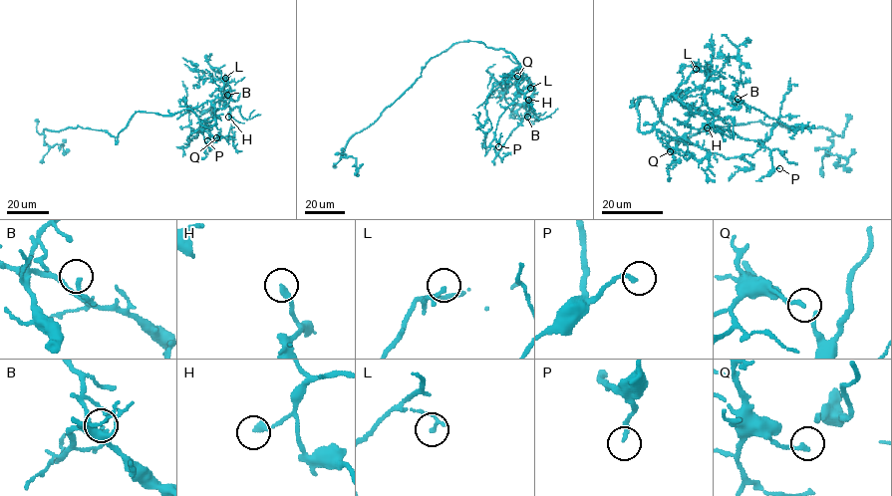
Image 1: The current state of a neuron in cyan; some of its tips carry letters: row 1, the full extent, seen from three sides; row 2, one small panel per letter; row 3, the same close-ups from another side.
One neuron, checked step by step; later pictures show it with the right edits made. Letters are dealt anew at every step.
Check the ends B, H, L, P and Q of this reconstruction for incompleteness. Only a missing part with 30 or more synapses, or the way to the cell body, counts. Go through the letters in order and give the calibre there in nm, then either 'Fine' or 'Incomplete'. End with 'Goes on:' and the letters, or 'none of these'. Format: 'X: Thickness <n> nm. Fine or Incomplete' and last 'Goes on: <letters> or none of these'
B: Thickness 150 nm. Fine
H: Thickness 280 nm. Fine
L: Thickness 160 nm. Fine
P: Thickness 160 nm. Fine
Q: Thickness 140 nm. Fine
Goes on: none of these

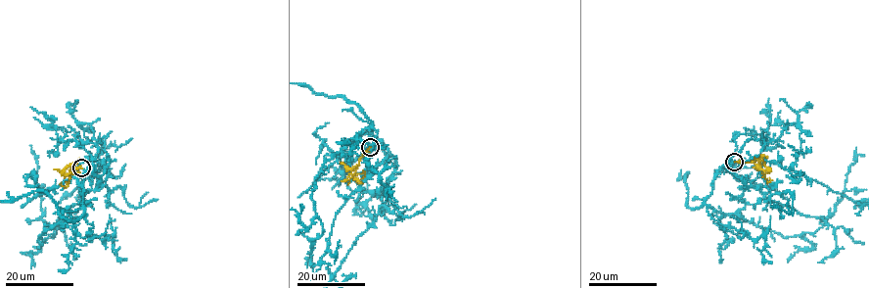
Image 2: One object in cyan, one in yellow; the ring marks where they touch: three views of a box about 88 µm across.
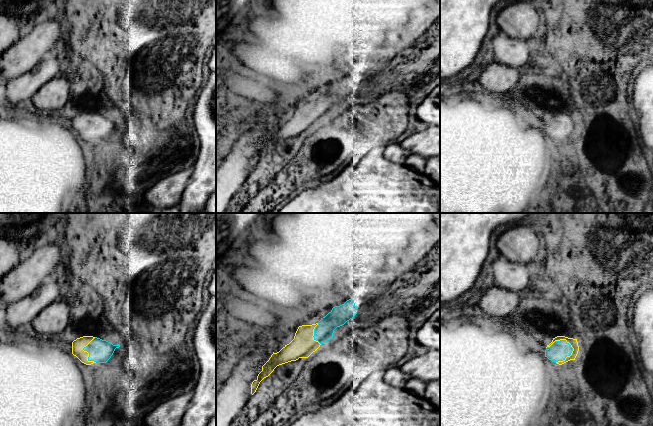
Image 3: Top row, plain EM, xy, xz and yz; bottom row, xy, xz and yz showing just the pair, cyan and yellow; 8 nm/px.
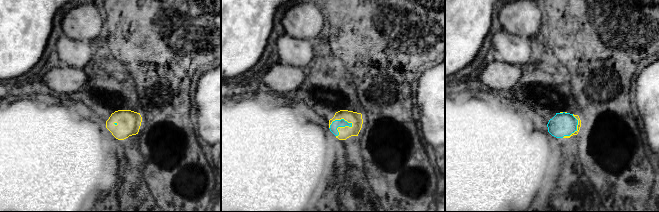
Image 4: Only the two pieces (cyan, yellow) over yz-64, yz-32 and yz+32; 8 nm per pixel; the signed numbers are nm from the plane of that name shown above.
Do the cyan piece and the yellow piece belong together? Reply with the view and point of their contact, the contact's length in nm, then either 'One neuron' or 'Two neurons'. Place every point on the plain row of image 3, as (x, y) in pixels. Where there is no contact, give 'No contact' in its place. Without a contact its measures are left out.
Touches cyan at yz (561, 116). Shared border 220 nm. One neuron

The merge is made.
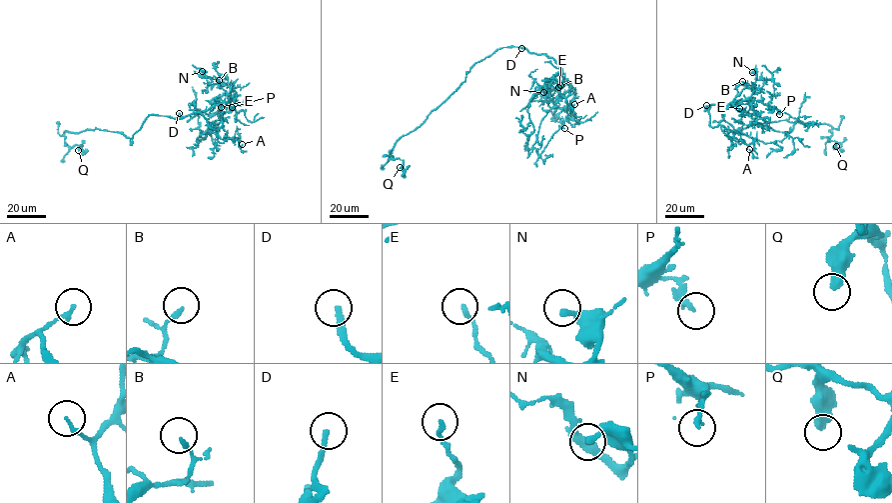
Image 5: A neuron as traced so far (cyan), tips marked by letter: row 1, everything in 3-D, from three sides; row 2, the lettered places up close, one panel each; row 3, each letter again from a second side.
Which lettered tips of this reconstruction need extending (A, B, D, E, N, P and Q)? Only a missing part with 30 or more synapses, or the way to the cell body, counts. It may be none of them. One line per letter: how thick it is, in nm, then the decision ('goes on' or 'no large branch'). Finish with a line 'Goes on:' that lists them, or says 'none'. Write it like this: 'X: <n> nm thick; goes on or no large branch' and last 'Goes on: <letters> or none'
A: 170 nm thick; no large branch
B: 150 nm thick; no large branch
D: 240 nm thick; goes on
E: 170 nm thick; no large branch
N: 280 nm thick; no large branch
P: 160 nm thick; no large branch
Q: 440 nm thick; no large branch
Goes on: D

